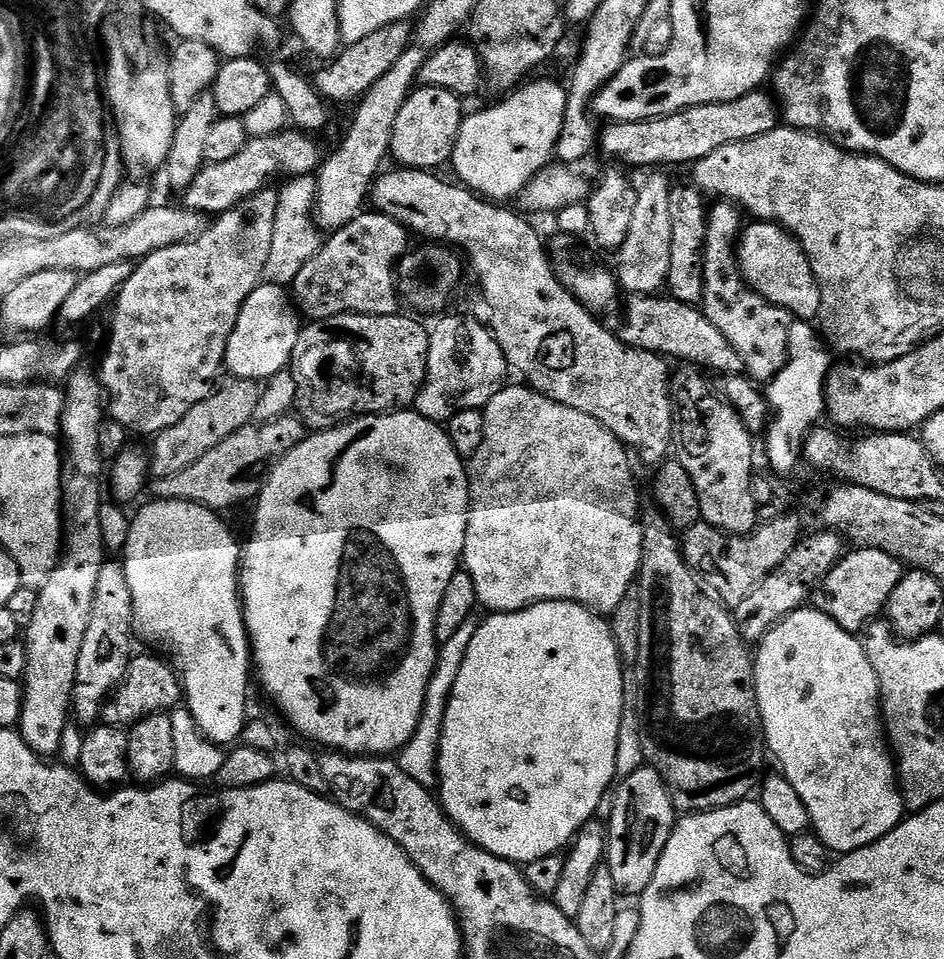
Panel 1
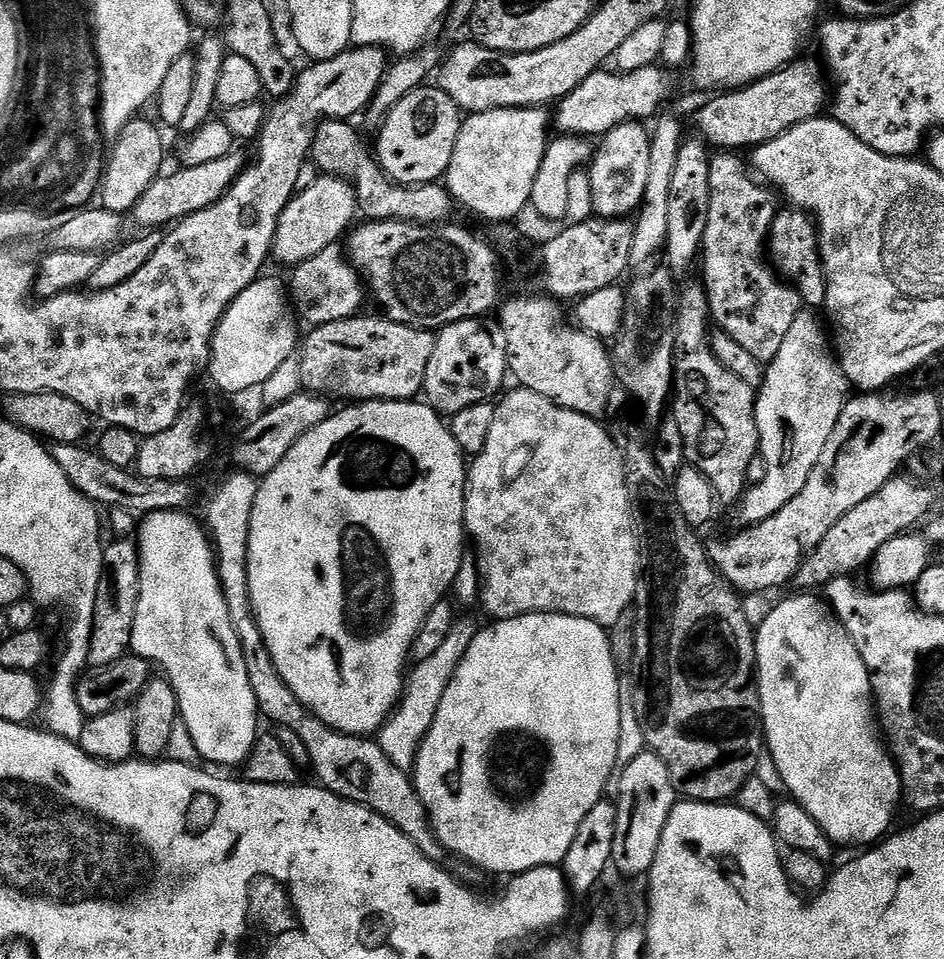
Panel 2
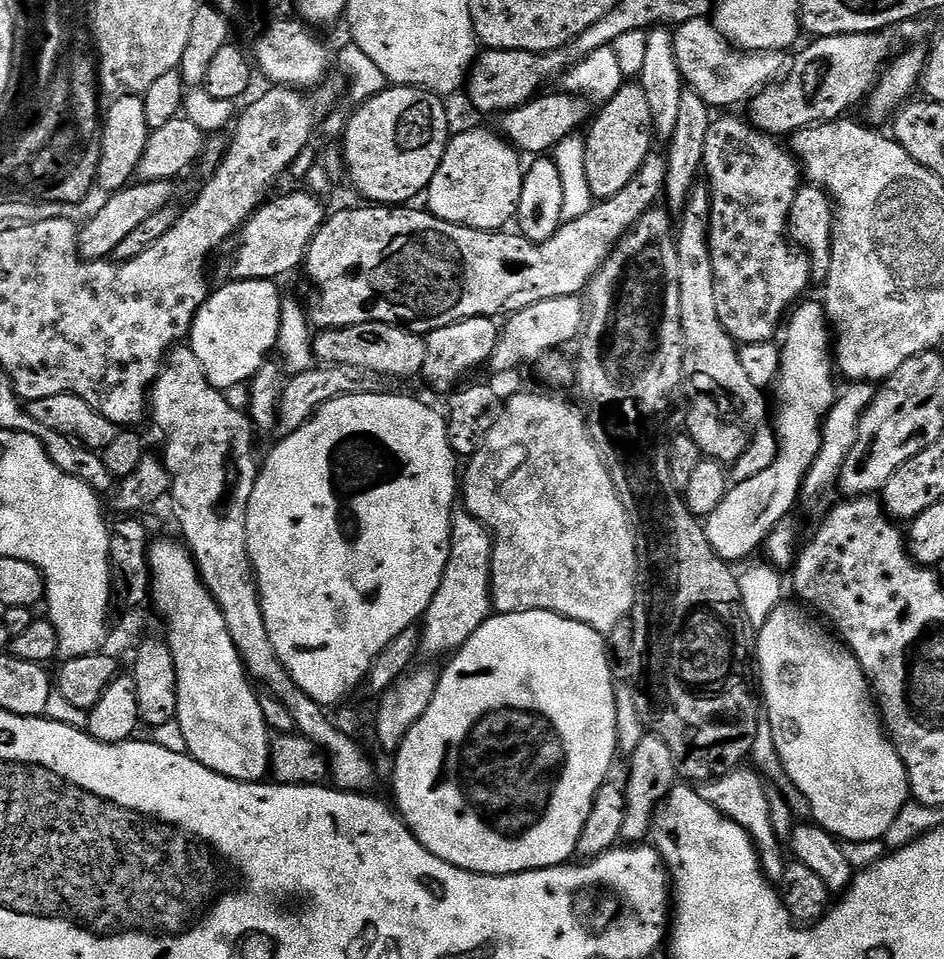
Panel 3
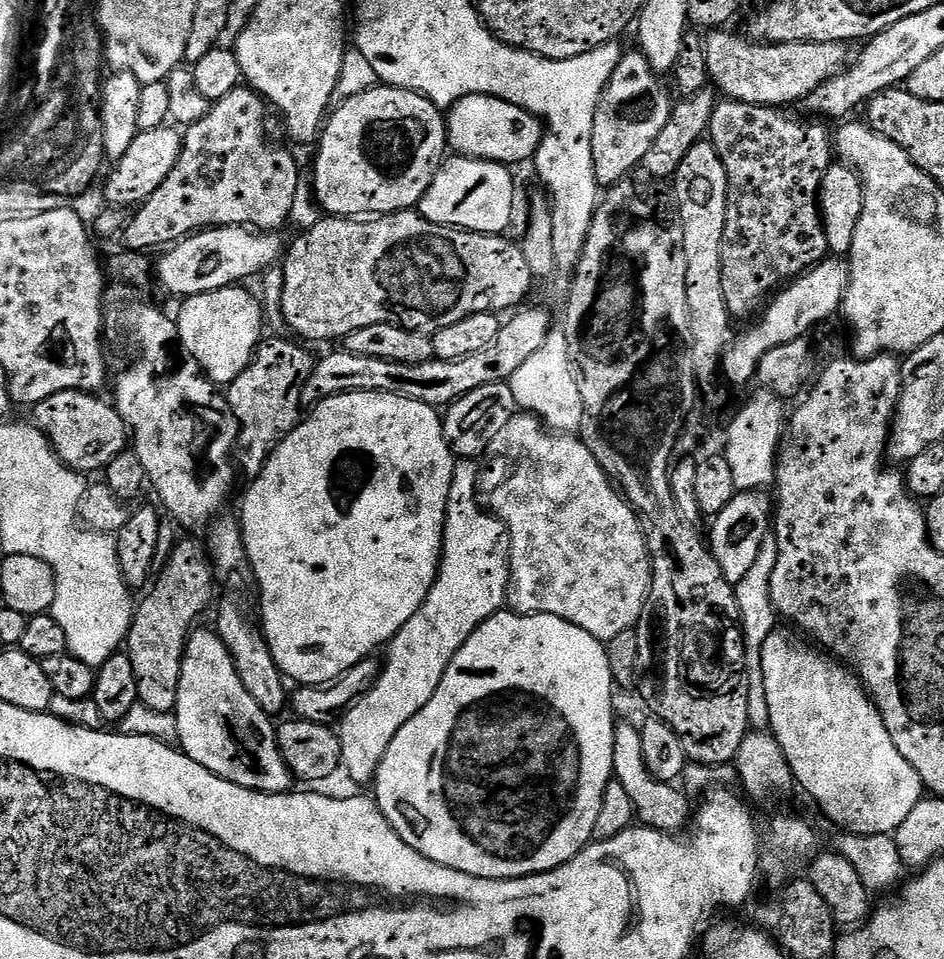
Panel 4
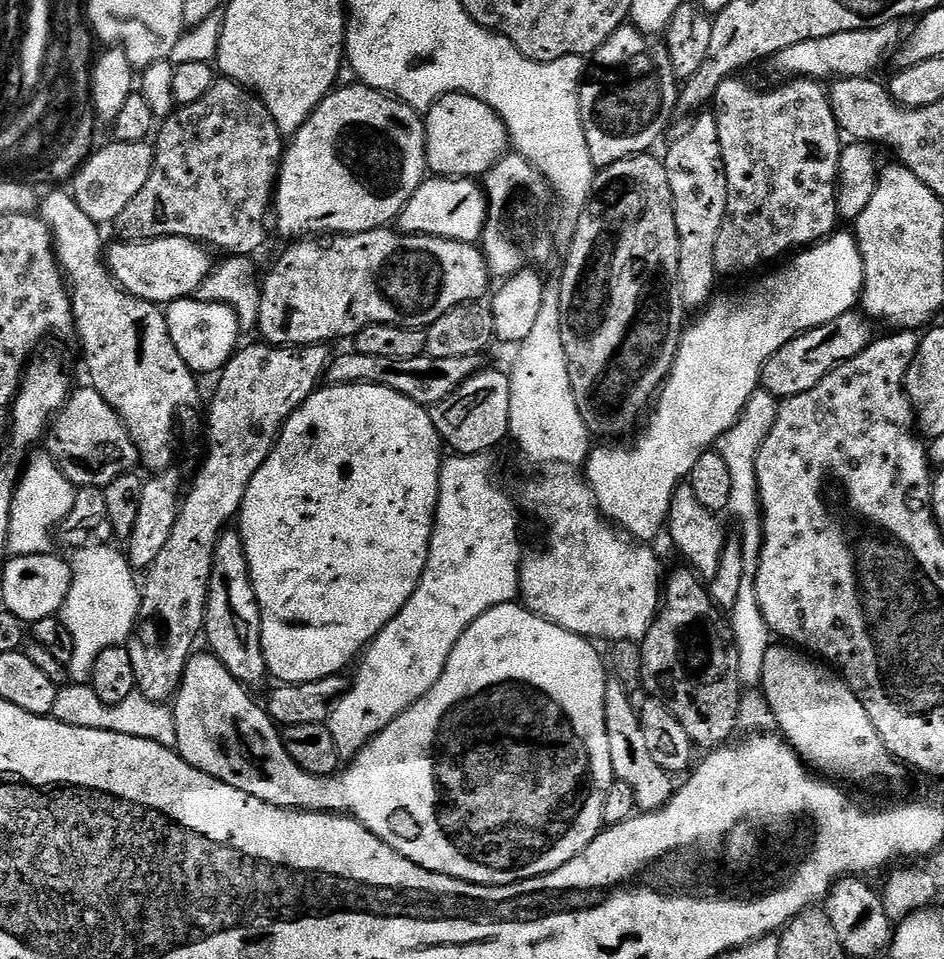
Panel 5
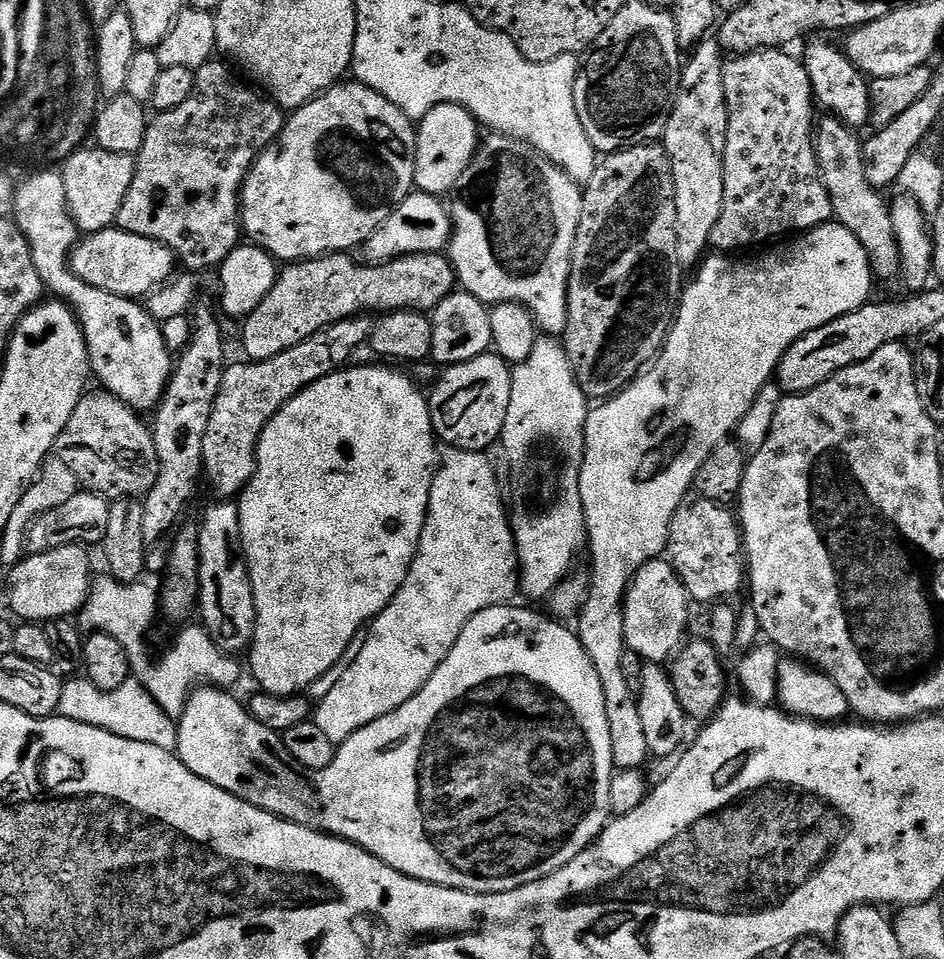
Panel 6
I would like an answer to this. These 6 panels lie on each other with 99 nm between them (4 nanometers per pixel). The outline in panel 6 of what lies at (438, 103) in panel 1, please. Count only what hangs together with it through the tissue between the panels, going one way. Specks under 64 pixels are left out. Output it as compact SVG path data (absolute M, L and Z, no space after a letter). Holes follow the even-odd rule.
M341 82L335 88L328 89L306 106L295 109L287 117L284 131L280 133L278 142L263 149L257 155L248 176L244 179L244 188L240 192L240 222L242 232L251 243L258 248L266 248L273 258L280 262L299 262L302 260L314 260L318 256L329 254L344 254L348 248L359 249L364 241L368 240L390 218L390 214L407 196L414 191L414 162L416 161L416 128L414 121L409 118L394 102L382 98L374 90L370 90L365 84L359 82Z

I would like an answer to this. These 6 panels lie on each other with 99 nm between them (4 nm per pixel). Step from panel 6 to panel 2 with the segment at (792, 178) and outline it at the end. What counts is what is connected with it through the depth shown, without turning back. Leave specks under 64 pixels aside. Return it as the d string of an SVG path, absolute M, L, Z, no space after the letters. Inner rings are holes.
M720 150L708 162L710 202L706 214L706 232L702 234L699 254L702 264L704 260L702 283L708 295L711 323L719 331L734 338L734 342L738 342L742 350L754 354L754 358L760 365L767 366L782 347L794 318L798 318L802 310L802 301L800 293L792 287L791 283L781 279L766 263L766 241L778 211L777 193L767 183L757 179L750 171L745 157L743 160L740 156L743 155L732 150Z

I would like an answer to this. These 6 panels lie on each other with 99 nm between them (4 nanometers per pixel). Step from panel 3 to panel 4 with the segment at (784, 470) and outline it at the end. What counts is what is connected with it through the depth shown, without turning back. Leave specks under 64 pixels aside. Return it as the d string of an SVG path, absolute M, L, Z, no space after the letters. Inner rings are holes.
M757 490L754 492L737 491L735 498L730 502L730 506L726 506L726 510L722 510L711 521L712 540L710 536L710 547L718 566L722 566L722 574L726 574L728 580L739 582L742 578L746 578L746 574L750 571L750 566L754 566L754 562L758 558L758 550L762 546L762 542L769 539L770 525L773 520L773 497L767 491Z

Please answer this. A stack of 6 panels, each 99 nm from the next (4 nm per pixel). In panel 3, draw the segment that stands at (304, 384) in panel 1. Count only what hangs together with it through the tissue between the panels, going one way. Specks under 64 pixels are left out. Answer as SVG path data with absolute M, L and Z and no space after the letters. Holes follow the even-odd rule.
M359 324L345 328L330 328L321 331L312 341L312 349L316 351L316 359L324 366L339 366L364 372L377 372L380 376L417 376L424 370L426 362L427 339L407 327L395 324Z

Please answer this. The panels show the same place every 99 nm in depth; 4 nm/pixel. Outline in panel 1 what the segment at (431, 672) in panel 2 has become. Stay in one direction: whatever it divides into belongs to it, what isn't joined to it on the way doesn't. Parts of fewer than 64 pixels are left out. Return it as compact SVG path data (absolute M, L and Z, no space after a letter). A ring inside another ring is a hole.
M474 614L470 618L466 618L465 625L461 626L450 639L439 645L436 669L430 678L428 697L424 703L420 725L416 733L413 734L410 743L401 748L398 753L400 769L406 774L410 774L410 778L414 778L414 782L418 782L423 788L431 789L437 783L436 763L440 753L440 732L446 718L448 700L452 697L454 682L458 678L458 670L462 670L466 650L470 650L470 641L474 638L474 634L478 634L481 623L479 615Z

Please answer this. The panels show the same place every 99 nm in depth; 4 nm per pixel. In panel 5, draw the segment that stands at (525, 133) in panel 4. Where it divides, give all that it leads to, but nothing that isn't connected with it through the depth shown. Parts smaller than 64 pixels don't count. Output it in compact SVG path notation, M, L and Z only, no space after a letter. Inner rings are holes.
M461 92L443 96L427 109L424 120L428 172L440 178L480 178L509 151L508 127L486 102Z

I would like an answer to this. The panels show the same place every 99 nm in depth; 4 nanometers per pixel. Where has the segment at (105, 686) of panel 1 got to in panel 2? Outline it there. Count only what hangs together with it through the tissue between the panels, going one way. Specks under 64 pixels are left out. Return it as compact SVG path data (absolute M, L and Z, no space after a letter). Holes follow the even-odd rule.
M135 539L105 543L102 548L102 567L98 594L92 618L92 637L88 645L89 665L93 669L105 668L118 658L129 655L134 630L134 614L140 597L140 550Z

